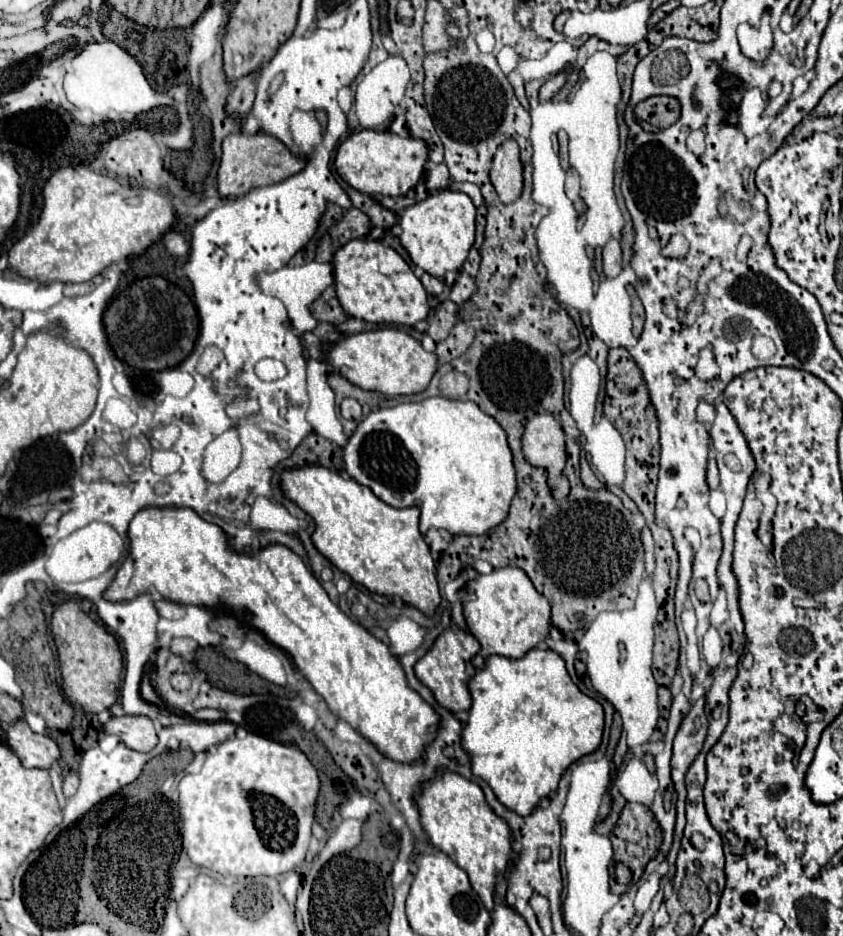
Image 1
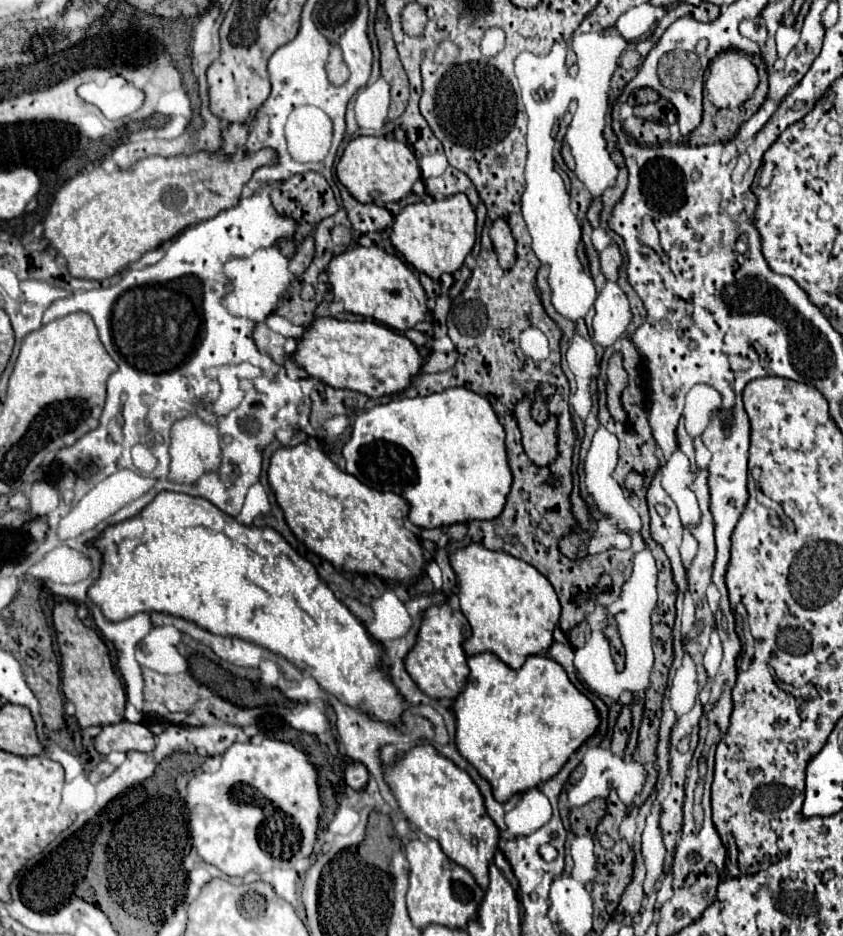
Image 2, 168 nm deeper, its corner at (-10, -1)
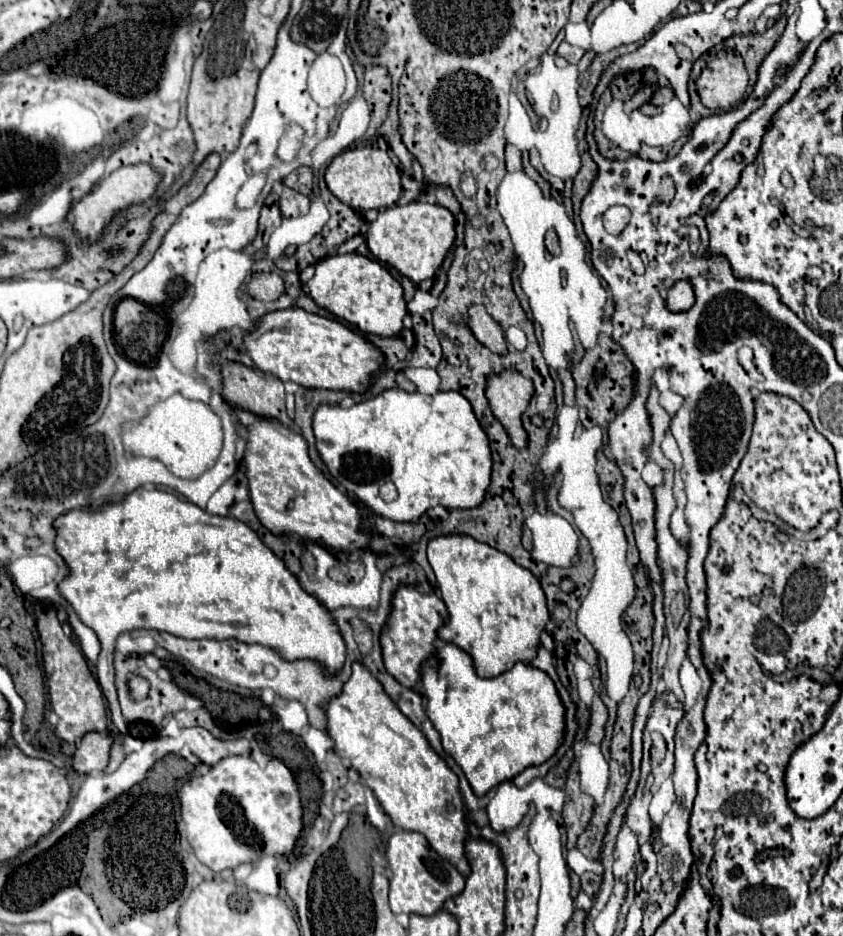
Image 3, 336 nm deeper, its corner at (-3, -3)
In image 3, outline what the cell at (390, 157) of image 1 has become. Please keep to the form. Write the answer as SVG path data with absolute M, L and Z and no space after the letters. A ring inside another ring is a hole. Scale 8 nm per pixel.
M374 146L354 148L354 150L346 150L346 152L338 154L330 162L330 166L326 168L324 180L326 180L328 190L340 202L348 204L356 212L364 212L364 210L372 210L372 208L380 210L380 208L394 206L396 200L400 198L400 192L402 192L400 170L390 160L388 152L384 152L380 148L374 148Z

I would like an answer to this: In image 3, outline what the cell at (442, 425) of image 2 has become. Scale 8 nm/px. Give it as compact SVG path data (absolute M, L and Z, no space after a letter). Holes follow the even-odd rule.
M390 388L374 398L356 402L350 408L340 404L320 404L312 416L312 428L316 436L316 450L330 476L334 476L346 492L352 492L372 512L396 522L416 522L428 508L434 506L476 508L484 500L484 490L490 486L492 460L488 436L480 430L470 402L456 392L436 392L434 396L424 396L420 392ZM388 480L394 482L398 490L398 498L394 502L382 502L378 496L380 486Z

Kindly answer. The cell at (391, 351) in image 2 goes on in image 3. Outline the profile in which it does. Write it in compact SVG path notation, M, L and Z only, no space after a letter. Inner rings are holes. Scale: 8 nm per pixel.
M302 308L276 310L260 316L254 330L244 336L242 350L252 358L260 372L270 372L282 382L294 380L306 388L364 392L370 386L372 374L384 364L380 350L366 342L358 332L338 320L328 320Z

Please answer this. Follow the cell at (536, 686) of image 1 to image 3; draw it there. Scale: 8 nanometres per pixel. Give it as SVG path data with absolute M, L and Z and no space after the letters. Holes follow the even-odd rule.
M444 644L436 650L438 666L422 664L420 684L424 686L426 714L434 728L440 732L444 752L450 754L456 764L464 770L472 792L484 796L490 788L498 786L504 780L514 778L524 766L536 766L546 762L562 742L564 734L564 706L560 704L554 682L542 670L532 670L524 662L516 662L508 672L502 672L494 678L480 678L468 662L464 650L456 650L452 644Z

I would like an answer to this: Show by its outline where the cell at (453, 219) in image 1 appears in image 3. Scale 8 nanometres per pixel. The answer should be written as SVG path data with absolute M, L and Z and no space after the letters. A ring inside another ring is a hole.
M410 202L406 206L392 206L378 212L378 218L368 224L364 234L370 252L384 264L396 268L402 276L414 284L432 278L446 258L446 252L454 244L454 216L436 204Z

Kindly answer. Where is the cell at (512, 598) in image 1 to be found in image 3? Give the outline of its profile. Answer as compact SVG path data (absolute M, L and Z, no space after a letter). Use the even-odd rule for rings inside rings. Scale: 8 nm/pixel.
M466 534L432 538L428 542L426 556L436 574L438 592L448 608L448 622L438 630L438 638L462 648L472 658L478 676L492 678L510 670L516 662L532 662L532 658L536 658L536 650L540 646L540 632L546 628L550 614L540 582L530 570L524 570L522 566L512 562L508 554L488 544L482 544Z

